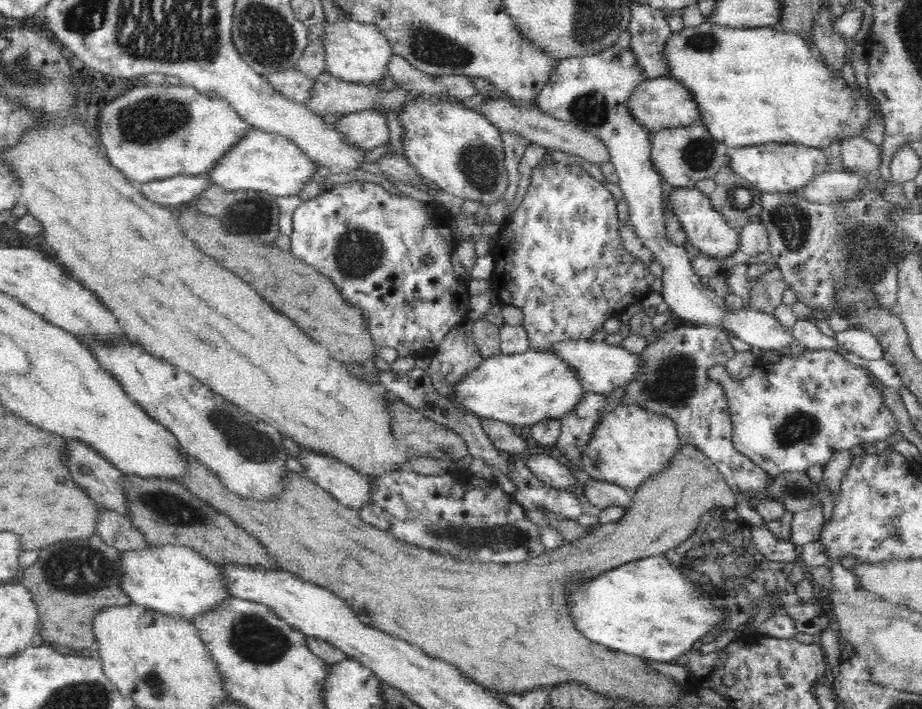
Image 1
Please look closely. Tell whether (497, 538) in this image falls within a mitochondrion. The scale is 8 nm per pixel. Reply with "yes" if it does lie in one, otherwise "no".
yes

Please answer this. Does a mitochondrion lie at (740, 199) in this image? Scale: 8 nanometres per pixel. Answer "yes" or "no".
yes

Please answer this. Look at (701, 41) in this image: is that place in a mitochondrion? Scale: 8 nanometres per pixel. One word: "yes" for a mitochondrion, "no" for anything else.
yes

